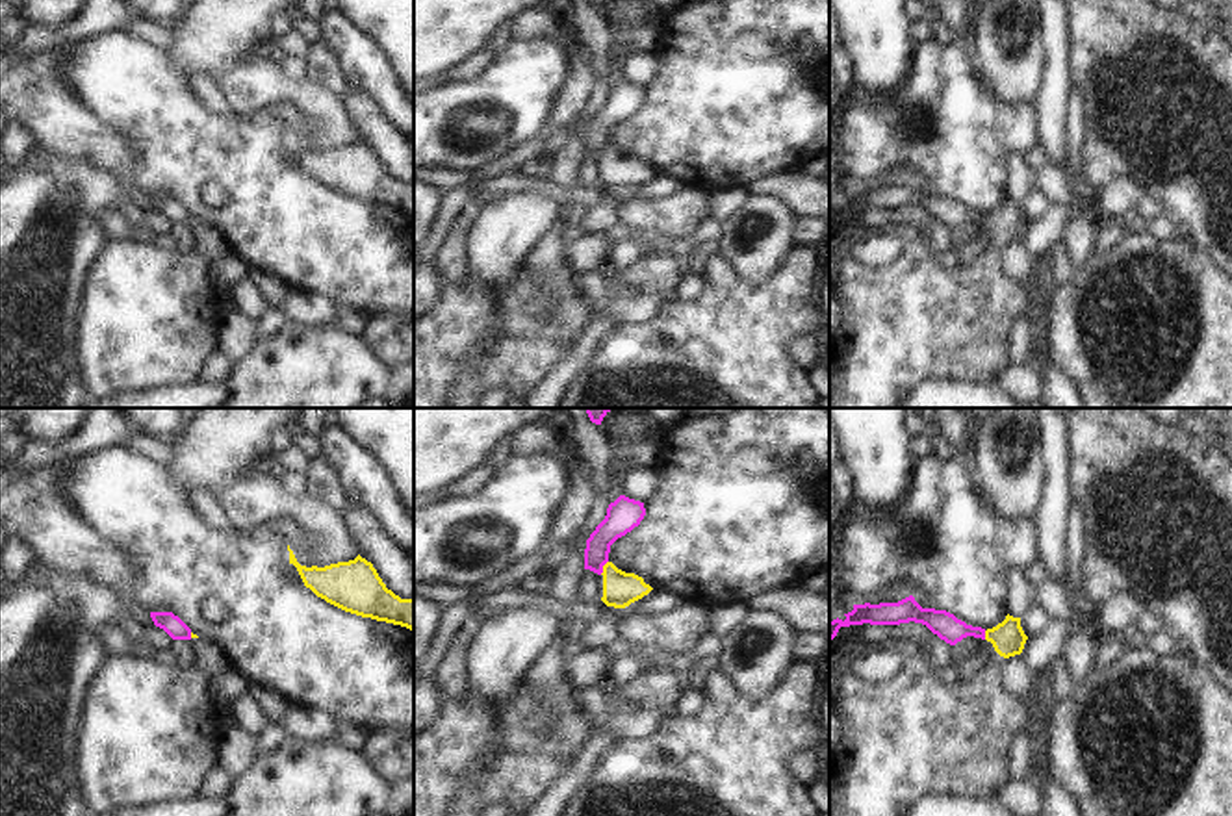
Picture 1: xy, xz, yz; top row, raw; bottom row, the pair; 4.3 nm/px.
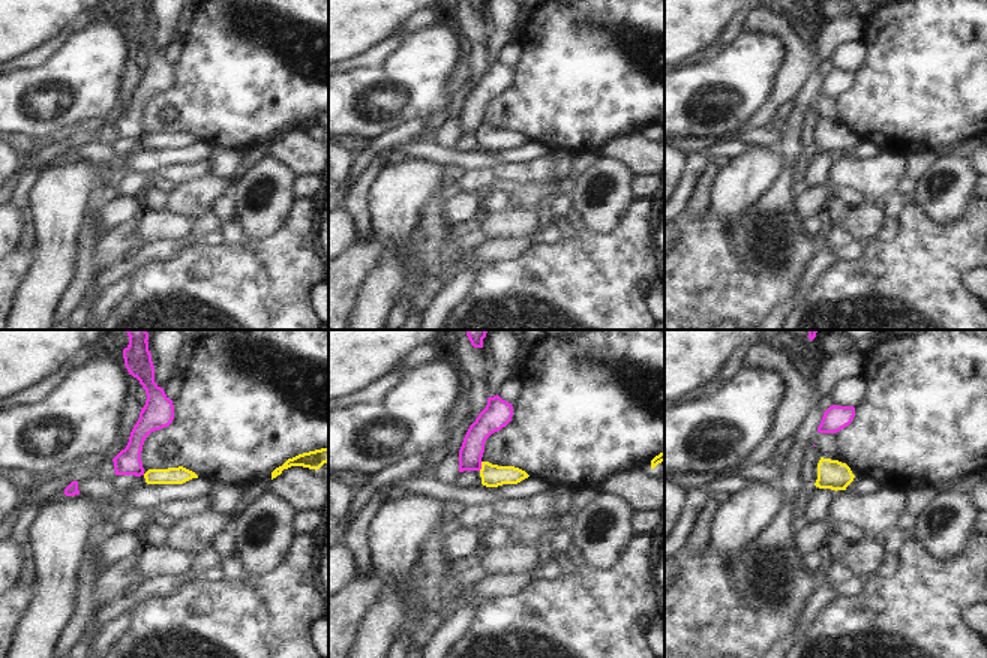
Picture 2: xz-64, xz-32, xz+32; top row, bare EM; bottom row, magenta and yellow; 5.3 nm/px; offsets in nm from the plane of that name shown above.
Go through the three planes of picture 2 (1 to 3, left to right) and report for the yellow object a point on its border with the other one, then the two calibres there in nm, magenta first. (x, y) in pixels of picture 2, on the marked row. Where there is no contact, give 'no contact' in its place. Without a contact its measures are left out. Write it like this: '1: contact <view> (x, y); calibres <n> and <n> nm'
1: no contact
2: contact xz-32 (480, 466); calibres 130 and 130 nm
3: no contact

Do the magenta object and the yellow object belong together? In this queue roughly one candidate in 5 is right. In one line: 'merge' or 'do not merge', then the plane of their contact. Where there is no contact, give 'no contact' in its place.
do not merge; contact in xz

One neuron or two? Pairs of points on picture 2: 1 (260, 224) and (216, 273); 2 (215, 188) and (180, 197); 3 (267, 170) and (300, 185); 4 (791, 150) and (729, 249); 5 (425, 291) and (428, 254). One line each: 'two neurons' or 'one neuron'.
1: two neurons
2: one neuron
3: two neurons
4: one neuron
5: one neuron

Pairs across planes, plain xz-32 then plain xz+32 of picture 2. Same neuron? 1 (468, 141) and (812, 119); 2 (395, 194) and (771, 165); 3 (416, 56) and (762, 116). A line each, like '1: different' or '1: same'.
1: same
2: same
3: different

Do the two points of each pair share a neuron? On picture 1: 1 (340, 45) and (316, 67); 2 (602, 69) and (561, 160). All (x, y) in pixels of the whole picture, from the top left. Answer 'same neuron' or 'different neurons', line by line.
1: different neurons
2: same neuron

